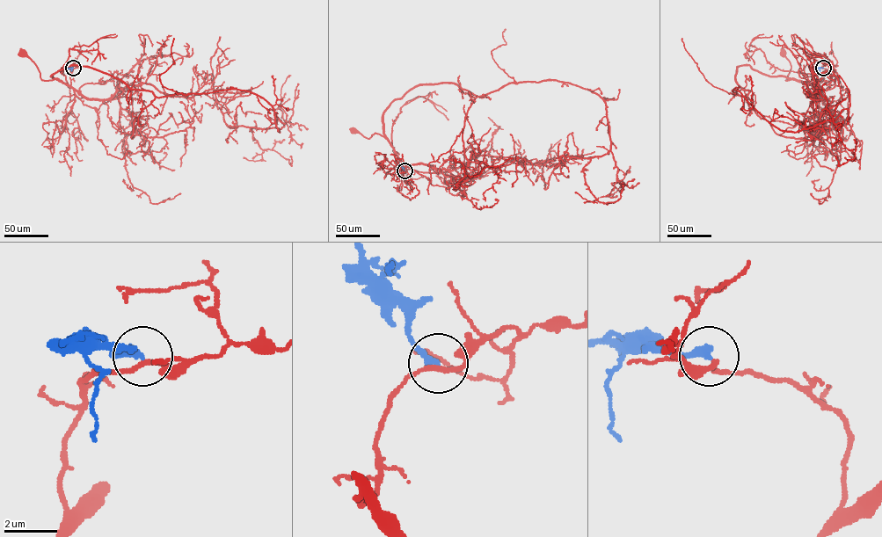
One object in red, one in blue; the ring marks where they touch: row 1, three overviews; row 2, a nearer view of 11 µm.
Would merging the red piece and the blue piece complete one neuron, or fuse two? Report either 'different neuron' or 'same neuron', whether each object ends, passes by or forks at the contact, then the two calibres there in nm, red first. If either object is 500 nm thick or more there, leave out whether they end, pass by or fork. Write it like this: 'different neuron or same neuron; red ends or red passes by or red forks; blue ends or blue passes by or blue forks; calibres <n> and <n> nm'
different neuron; red passes by; blue ends; calibres 170 and 260 nm

